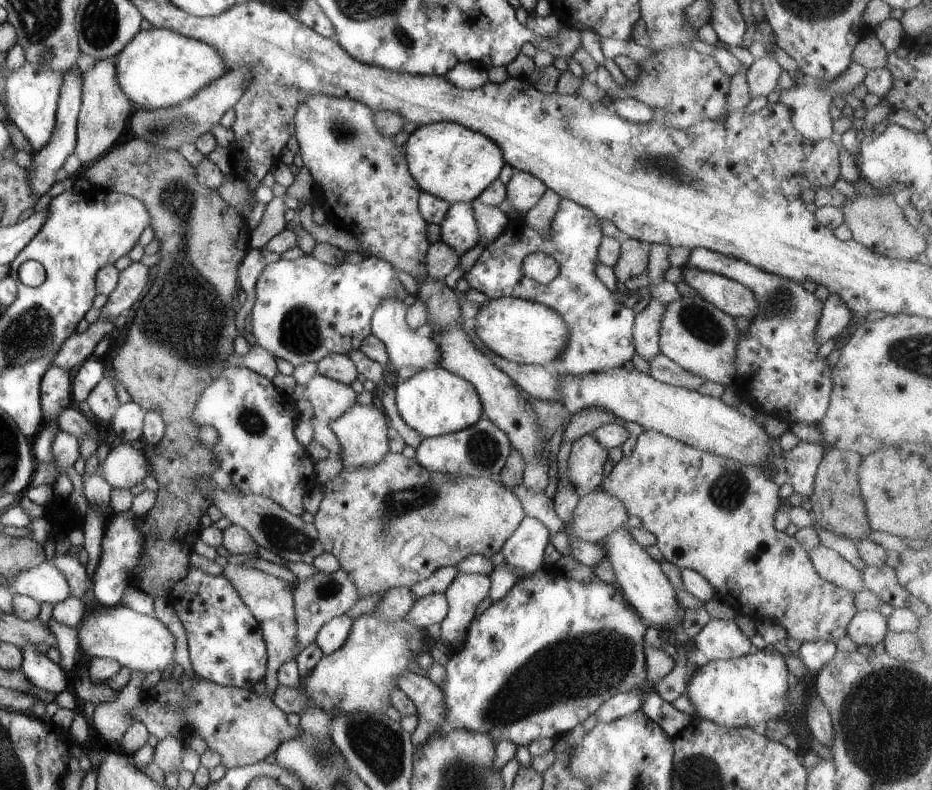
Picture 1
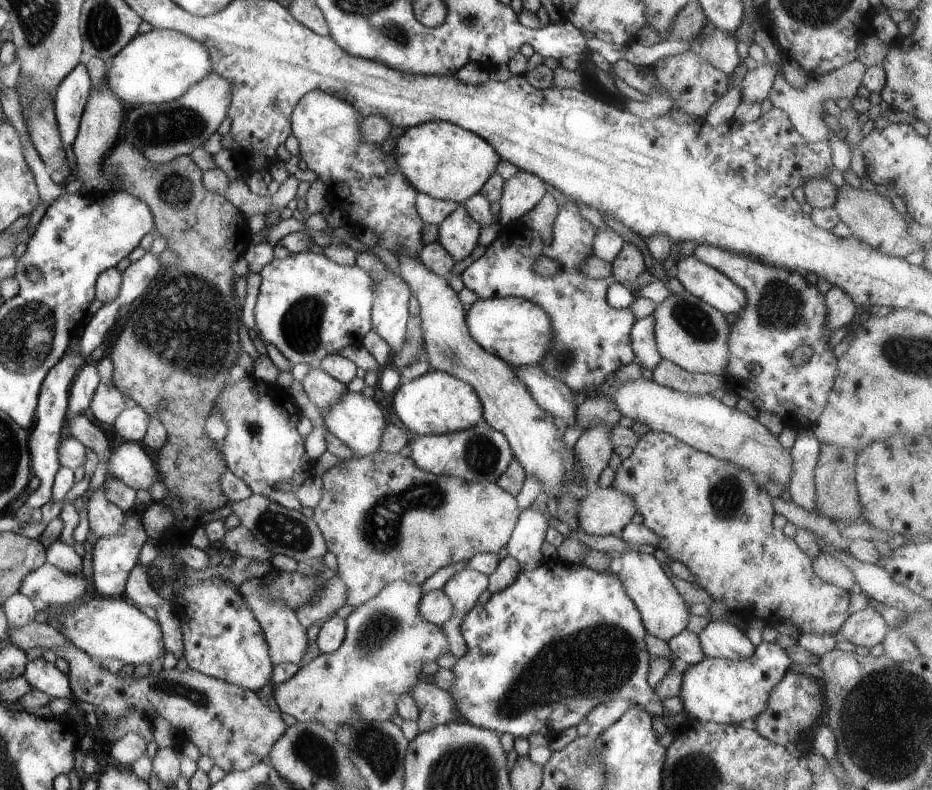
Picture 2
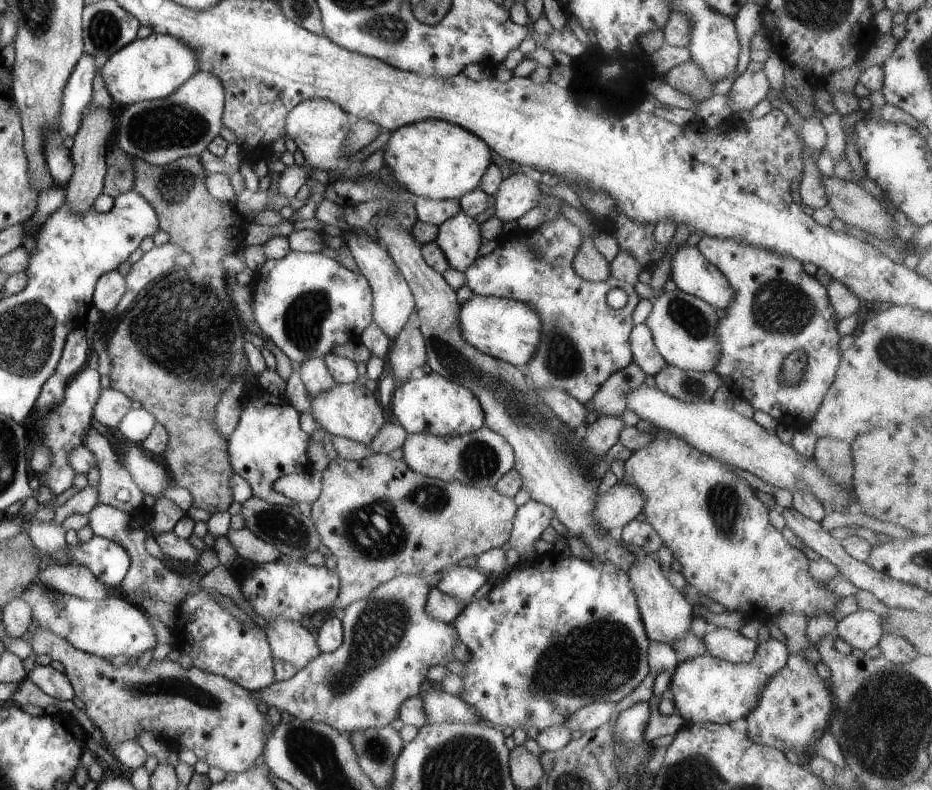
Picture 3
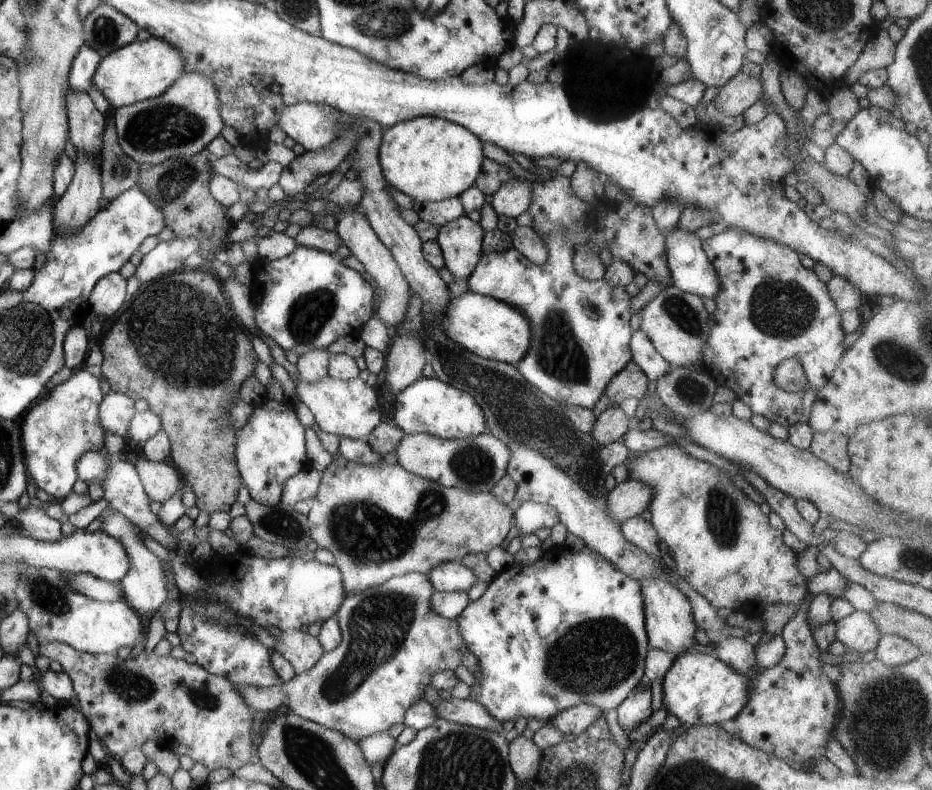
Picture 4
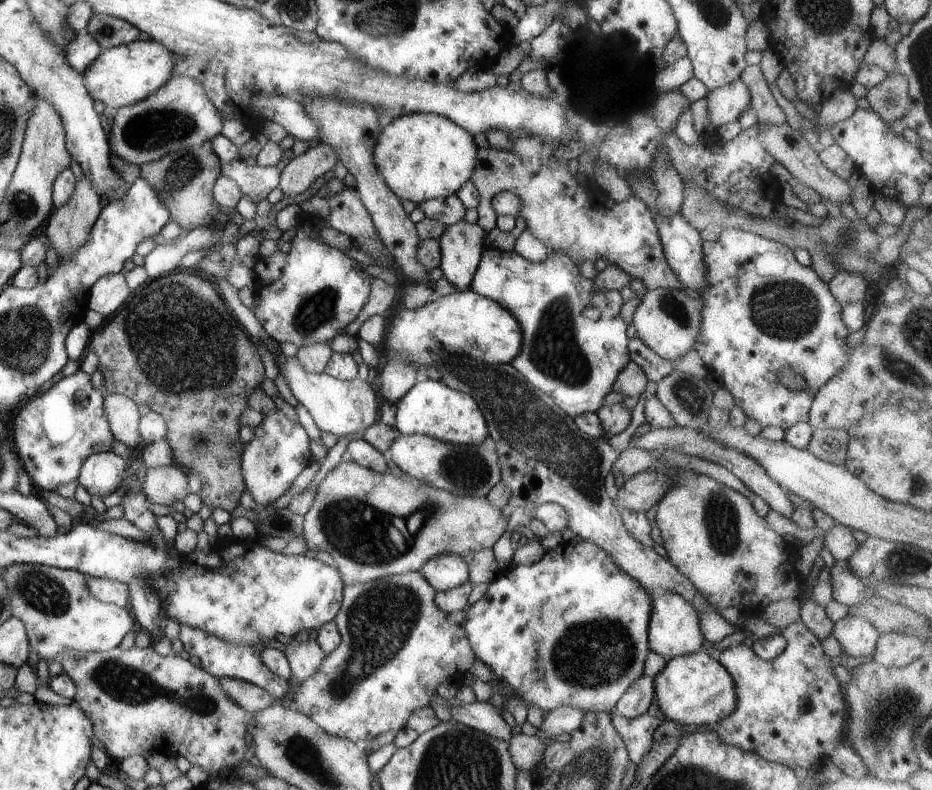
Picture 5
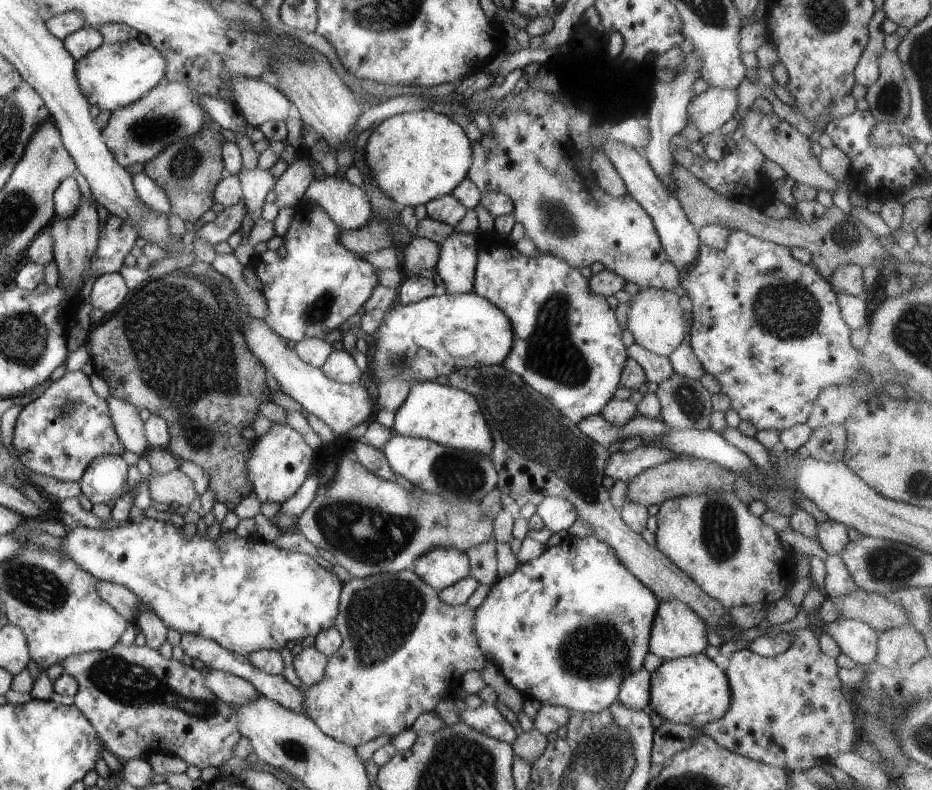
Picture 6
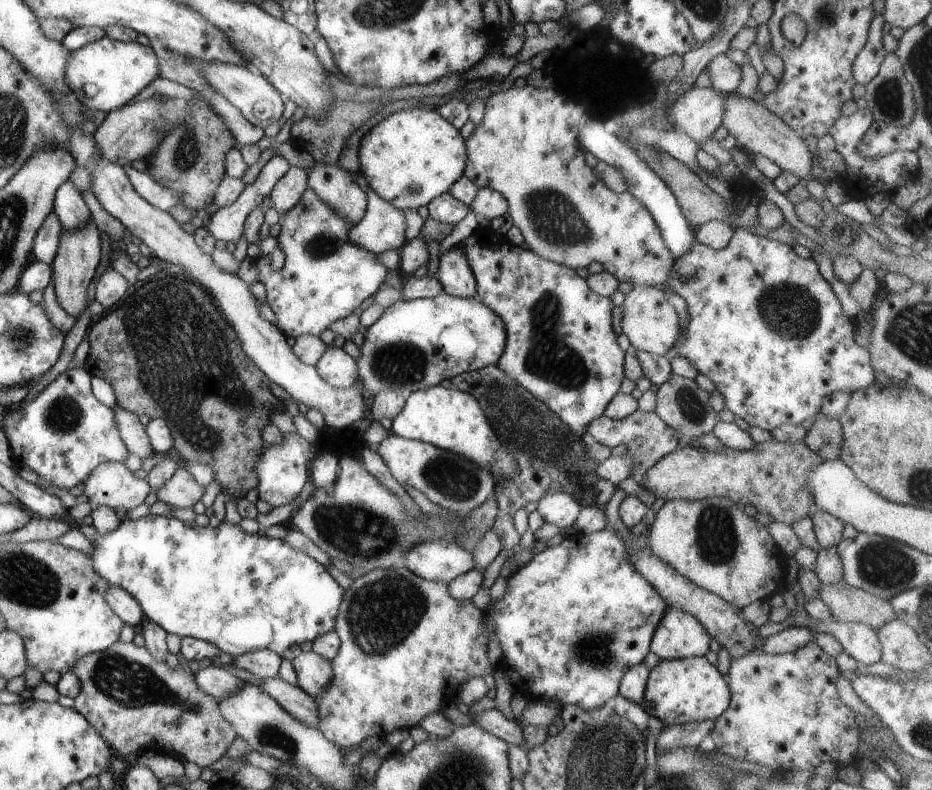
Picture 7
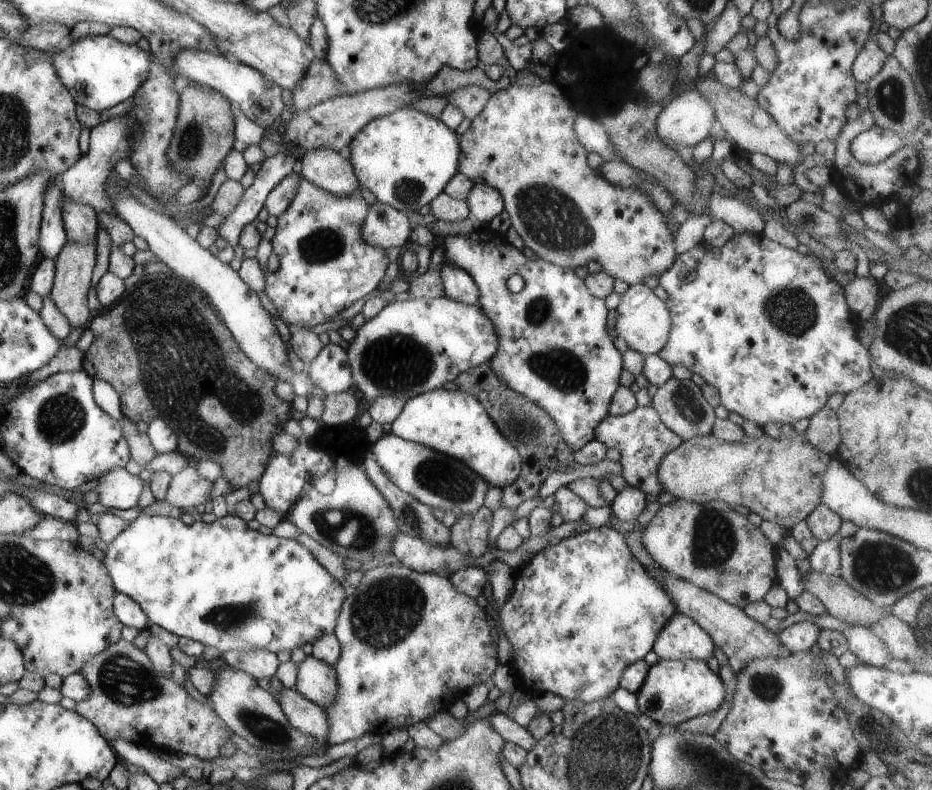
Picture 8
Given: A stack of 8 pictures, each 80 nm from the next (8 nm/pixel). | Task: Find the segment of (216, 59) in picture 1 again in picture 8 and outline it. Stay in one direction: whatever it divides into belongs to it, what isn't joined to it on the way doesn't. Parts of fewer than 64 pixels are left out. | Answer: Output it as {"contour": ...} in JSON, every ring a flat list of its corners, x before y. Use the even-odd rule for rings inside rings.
{"contour":[[86,35,72,39,64,48,56,48,51,63,61,83,72,94,76,104,99,113,132,99,152,68,150,53,108,35]]}

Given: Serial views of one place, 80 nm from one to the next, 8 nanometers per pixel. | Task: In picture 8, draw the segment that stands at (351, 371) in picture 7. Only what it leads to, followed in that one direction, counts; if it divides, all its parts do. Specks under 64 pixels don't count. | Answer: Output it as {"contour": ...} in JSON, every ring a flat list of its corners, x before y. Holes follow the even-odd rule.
{"contour":[[329,343,324,345,318,353,318,356,309,362,308,366,309,375,312,377,314,384,318,388,322,388,325,394,338,394,348,389,353,384,352,371,350,363,348,362,348,355,340,345]]}

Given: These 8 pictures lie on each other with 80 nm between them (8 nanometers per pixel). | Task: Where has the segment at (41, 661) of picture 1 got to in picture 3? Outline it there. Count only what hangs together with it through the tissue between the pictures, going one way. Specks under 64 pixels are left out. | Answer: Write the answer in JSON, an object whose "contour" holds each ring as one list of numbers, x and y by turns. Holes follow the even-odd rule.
{"contour":[[36,664,32,671,27,674,26,679,30,679,38,688,58,700,76,700,73,686,69,678,50,665]]}

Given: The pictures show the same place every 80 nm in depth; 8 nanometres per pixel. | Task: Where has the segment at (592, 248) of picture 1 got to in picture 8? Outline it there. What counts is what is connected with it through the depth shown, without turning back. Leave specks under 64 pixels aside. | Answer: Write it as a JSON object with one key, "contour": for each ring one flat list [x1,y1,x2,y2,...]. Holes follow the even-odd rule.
{"contour":[[476,225,472,226,469,231,462,235,450,235,438,237,435,236,435,241,437,248,442,248,445,259,444,262,454,264,456,267,461,268,470,275,474,282,479,288,479,308,482,309,487,317,491,320,491,323,495,326,495,331,498,337,498,348,497,353,489,360,491,369,494,374,508,387,510,390,525,396,530,402,536,403,539,407,542,407,554,421,554,424,558,427,558,430,562,433,563,439,566,444,575,453,580,450,585,444,588,444,591,440,595,438,595,428,602,422,609,414,609,404,612,395,618,390,620,386,619,376,622,372,623,360,620,352,614,347,613,339,607,331,607,316,609,313,604,299,599,299,598,297,592,296,584,281,574,273,571,268,561,267,560,265,555,265,545,260,529,260,524,256,521,250,514,248,510,243,504,238,498,236,492,236,485,228,478,228],[513,274,518,274,522,276,525,286,519,293,511,293,506,287,506,280,510,278]]}

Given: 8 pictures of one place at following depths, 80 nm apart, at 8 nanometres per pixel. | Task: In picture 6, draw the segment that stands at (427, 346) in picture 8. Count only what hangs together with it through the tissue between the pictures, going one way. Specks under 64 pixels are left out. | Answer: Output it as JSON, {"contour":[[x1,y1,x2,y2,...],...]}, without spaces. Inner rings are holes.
{"contour":[[474,292,461,294,446,293,442,294,442,296,430,297,420,300,414,304,397,303,393,308,390,308,390,310,385,313,384,320,382,320,382,324,380,324,378,332,374,332,369,340,374,340,375,344,374,351,372,352,372,360,368,362,369,369,365,375,367,379,382,384,382,382,388,382,388,380,392,380,392,378,406,378,406,382,410,382,410,387,412,387,413,385,419,384,420,382,436,381,438,376,448,377,448,374,450,374,452,370,456,370,456,368,473,368,477,365,501,365,502,362,505,362,506,356,510,354,512,346,514,346,514,328,512,328,512,324,510,324,510,318,507,318,506,314,500,311,500,308,494,306,494,304,486,300,486,298,481,298]]}

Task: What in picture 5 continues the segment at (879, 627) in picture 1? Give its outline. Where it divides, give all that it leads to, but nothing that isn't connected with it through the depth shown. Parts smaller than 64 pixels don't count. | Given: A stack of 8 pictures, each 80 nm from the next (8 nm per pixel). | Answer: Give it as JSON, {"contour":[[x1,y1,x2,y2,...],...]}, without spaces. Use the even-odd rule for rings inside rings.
{"contour":[[846,615,834,623,831,635,840,643,847,656,872,656,880,631,866,619]]}

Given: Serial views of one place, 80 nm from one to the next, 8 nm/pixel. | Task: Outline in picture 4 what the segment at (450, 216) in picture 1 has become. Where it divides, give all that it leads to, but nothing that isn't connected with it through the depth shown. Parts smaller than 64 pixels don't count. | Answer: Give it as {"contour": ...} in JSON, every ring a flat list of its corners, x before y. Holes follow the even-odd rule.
{"contour":[[467,214,440,227,435,241,440,245,444,267,454,276,454,281,466,280,474,272,483,253,483,234,480,223,472,221]]}

